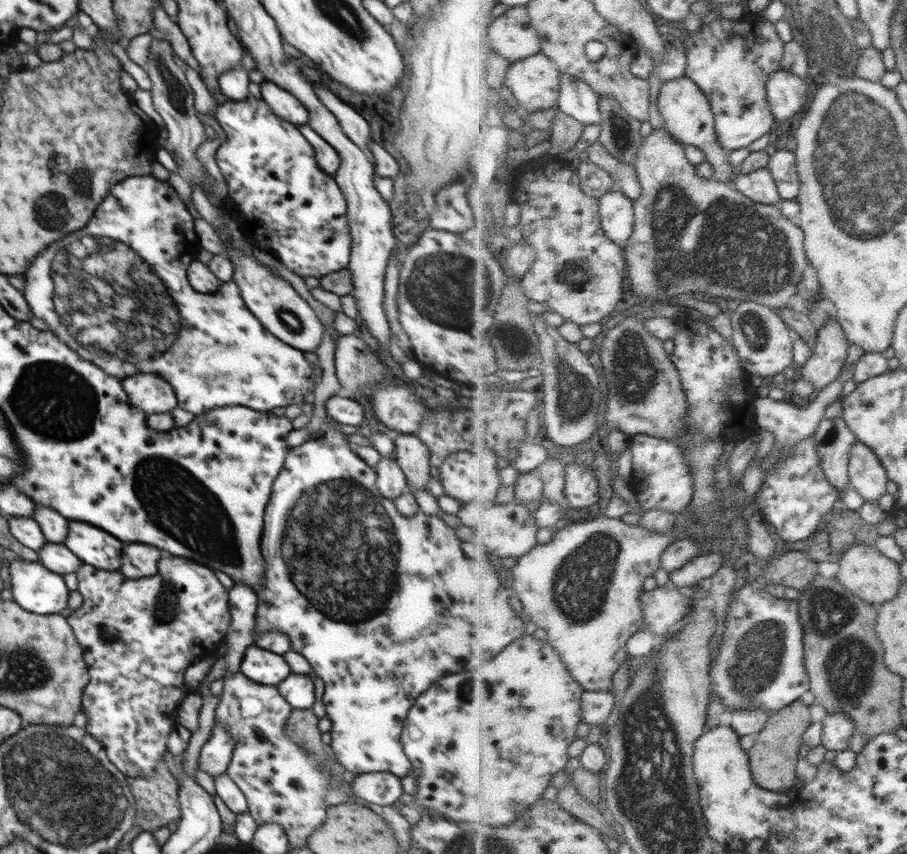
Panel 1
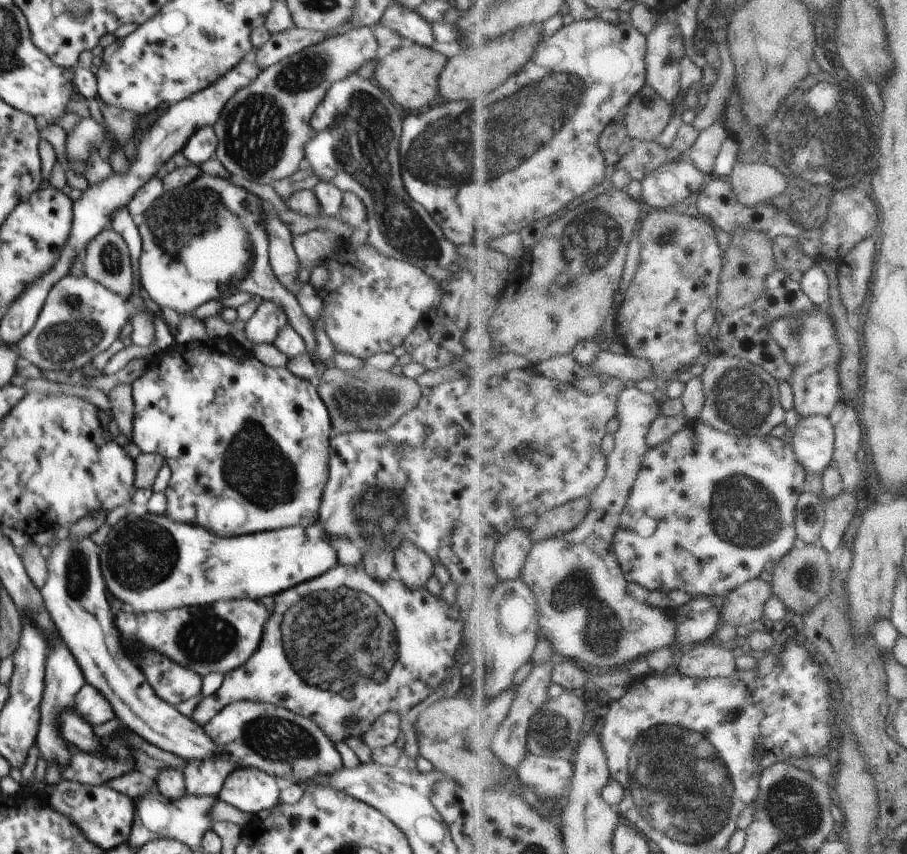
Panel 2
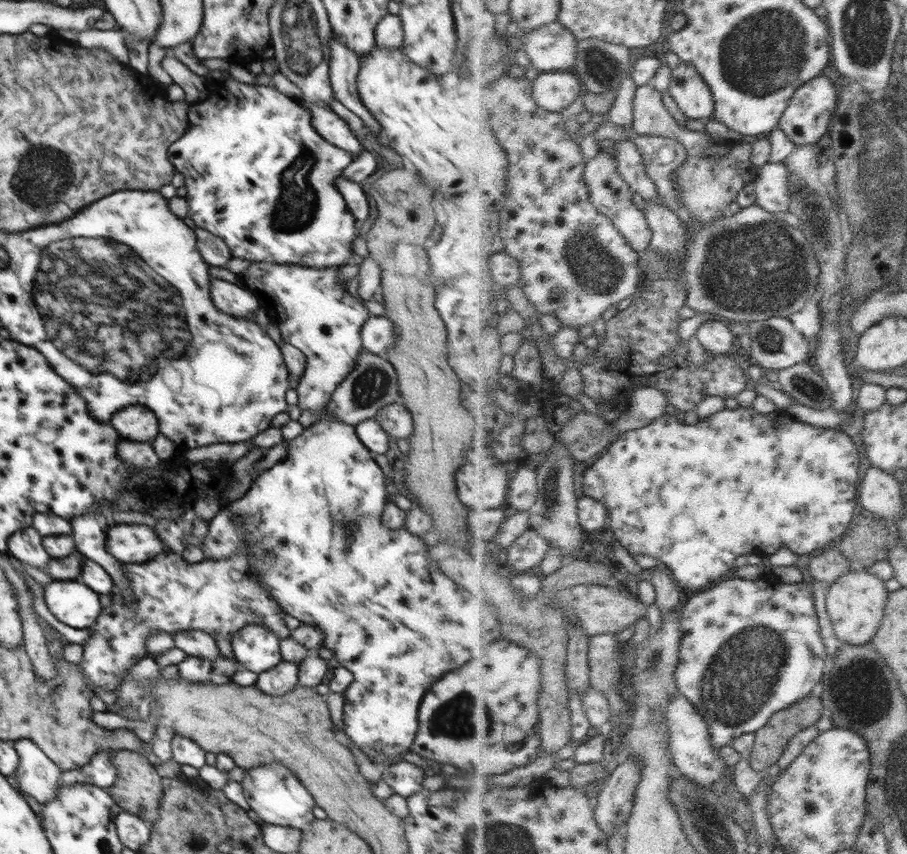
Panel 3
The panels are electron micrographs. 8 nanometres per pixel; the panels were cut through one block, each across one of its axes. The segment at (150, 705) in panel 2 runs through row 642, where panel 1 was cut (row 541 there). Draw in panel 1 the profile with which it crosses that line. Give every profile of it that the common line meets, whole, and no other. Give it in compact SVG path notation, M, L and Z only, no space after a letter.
M70 520L69 535L63 544L83 564L106 571L118 571L121 566L124 543L96 525Z

